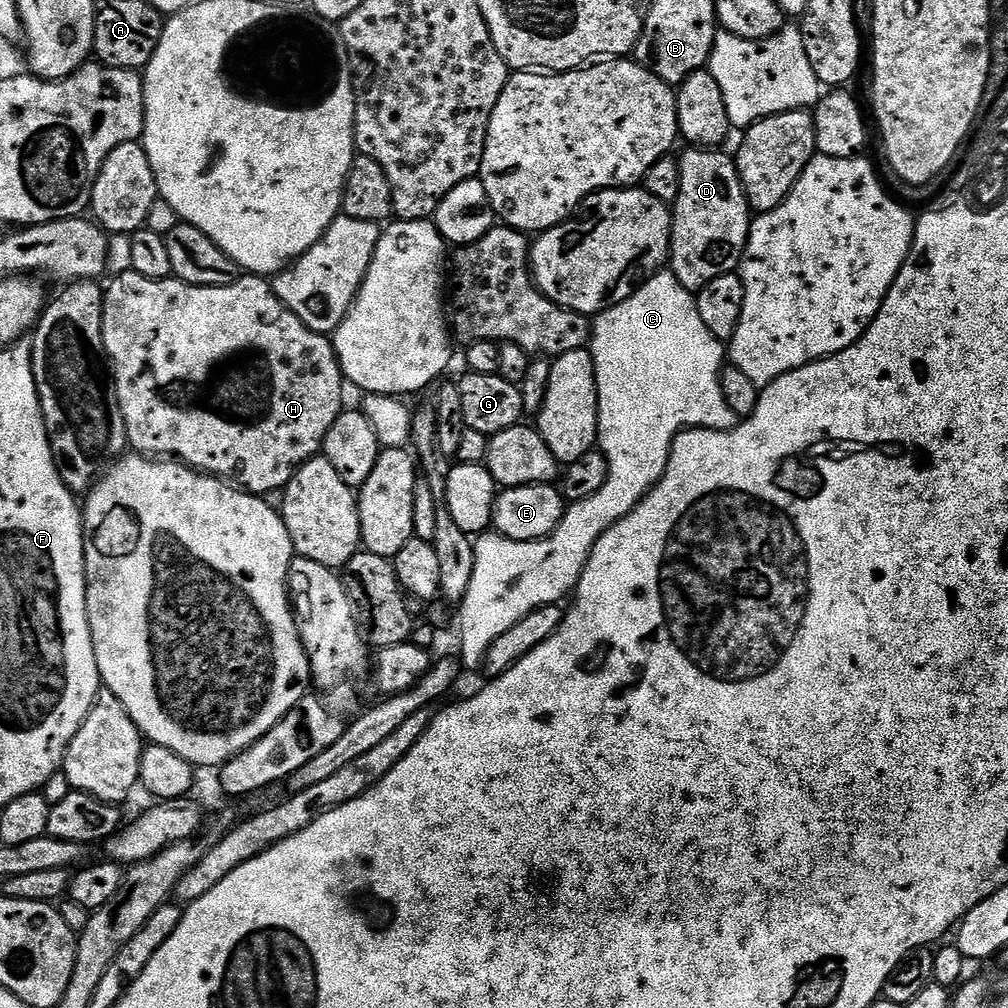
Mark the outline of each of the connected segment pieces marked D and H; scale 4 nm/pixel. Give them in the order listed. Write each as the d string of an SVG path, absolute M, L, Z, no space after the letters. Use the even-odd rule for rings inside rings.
M692 146L687 149L689 152L685 156L679 157L680 162L680 185L678 186L678 198L671 204L672 210L672 251L670 253L670 270L678 278L678 282L682 282L682 286L686 286L689 290L698 290L702 286L706 286L706 282L714 282L714 278L718 278L727 272L736 272L740 267L740 261L744 258L744 248L748 244L748 229L752 226L754 219L753 213L750 211L747 194L744 192L744 186L739 180L739 172L736 169L736 161L731 155L720 152L724 150L713 150L711 148L701 148Z
M131 270L119 273L115 278L117 280L104 292L102 334L104 350L110 361L110 376L114 381L120 413L128 431L129 445L137 453L147 454L152 458L175 458L190 468L223 478L228 482L235 482L241 489L253 494L276 491L279 493L287 488L297 468L313 459L323 449L330 426L334 426L334 422L346 408L344 404L346 381L344 373L340 370L340 360L336 356L333 341L327 335L313 332L304 325L276 297L271 283L263 276L244 274L233 284L221 288L193 288L192 285L175 278L151 280Z

